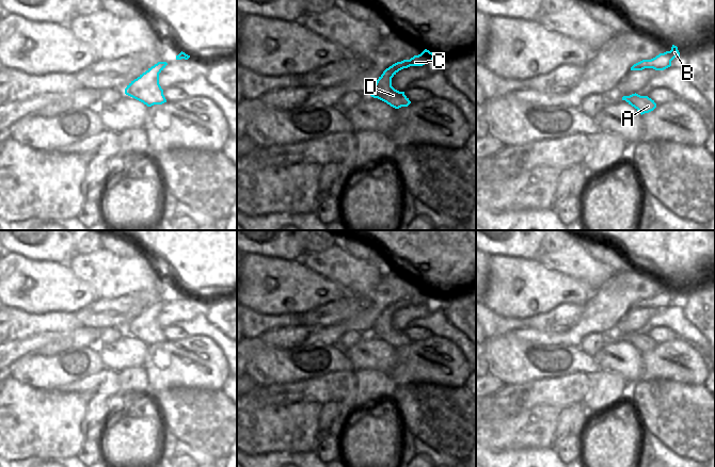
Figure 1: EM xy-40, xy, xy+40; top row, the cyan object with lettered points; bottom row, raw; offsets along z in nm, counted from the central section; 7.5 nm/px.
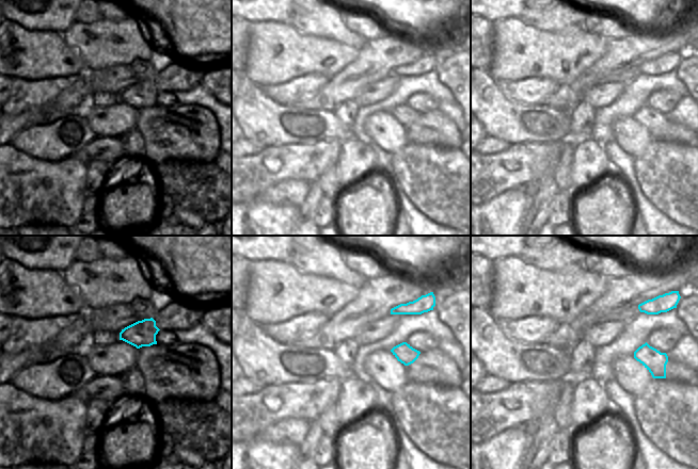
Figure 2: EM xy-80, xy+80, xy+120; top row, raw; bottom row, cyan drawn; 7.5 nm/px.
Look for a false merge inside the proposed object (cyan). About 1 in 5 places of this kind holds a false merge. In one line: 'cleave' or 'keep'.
keep

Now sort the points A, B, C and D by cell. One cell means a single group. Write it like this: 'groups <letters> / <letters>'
groups A B C D

